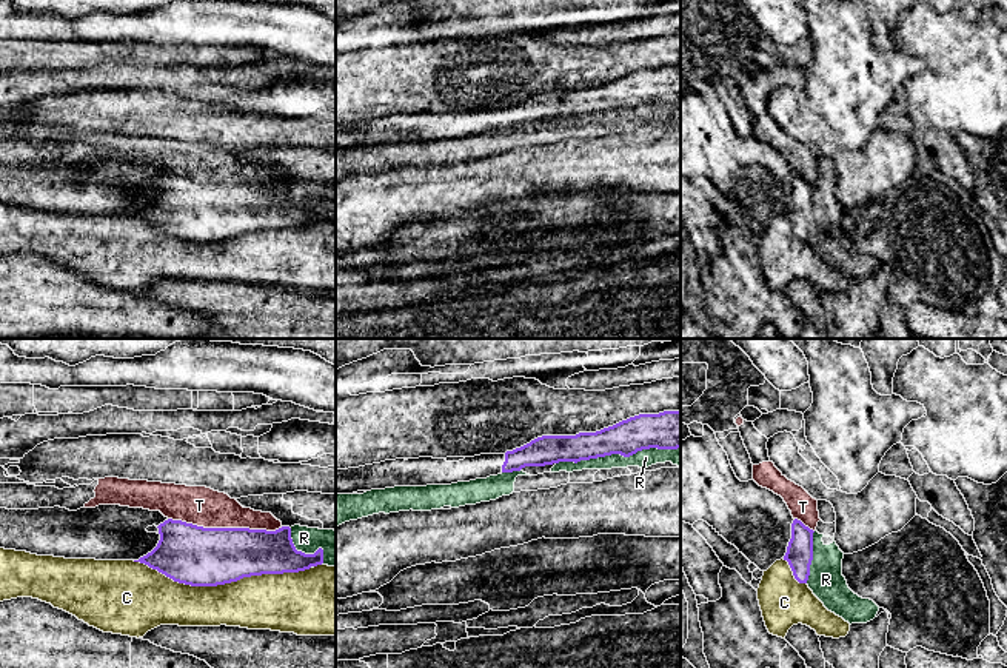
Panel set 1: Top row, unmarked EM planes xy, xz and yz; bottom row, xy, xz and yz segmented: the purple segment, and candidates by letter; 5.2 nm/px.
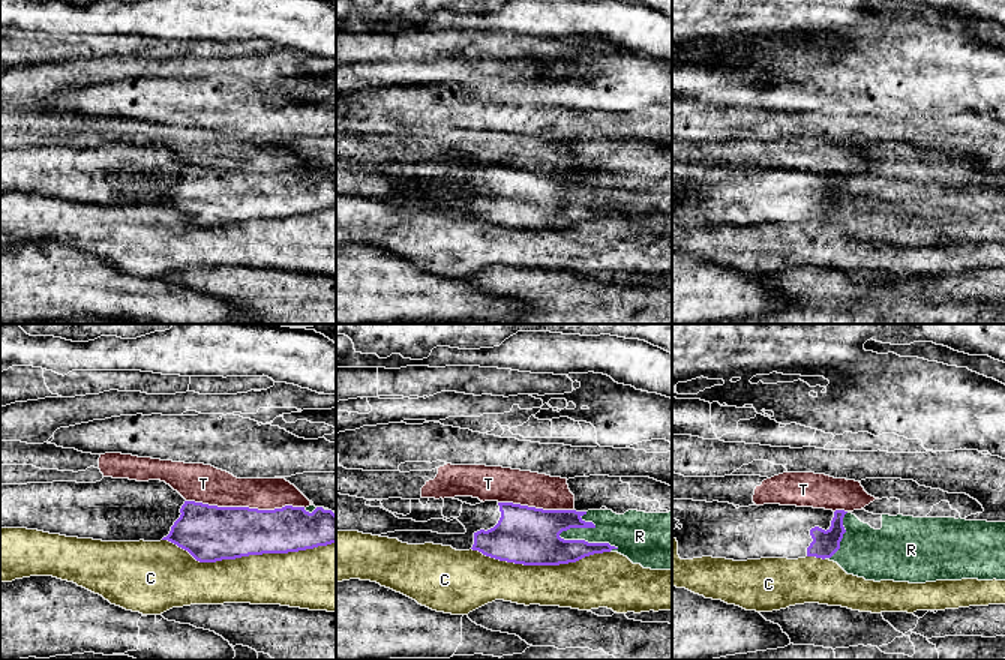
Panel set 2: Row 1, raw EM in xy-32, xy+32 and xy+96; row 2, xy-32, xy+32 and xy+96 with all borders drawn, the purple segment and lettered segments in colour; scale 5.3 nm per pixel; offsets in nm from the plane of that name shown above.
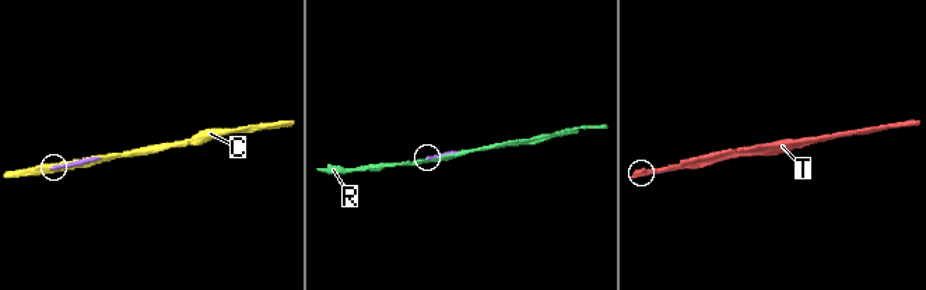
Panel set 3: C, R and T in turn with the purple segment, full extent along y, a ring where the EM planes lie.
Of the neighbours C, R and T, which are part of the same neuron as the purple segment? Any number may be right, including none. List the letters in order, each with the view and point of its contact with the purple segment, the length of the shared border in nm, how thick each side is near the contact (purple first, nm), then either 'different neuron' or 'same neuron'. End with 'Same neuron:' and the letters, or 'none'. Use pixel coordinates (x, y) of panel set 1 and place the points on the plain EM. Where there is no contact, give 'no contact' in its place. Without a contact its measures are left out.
C: contact xy (222, 239); length 950 nm; calibres 320 and 280 nm; different neuron
R: contact xz (618, 108); length 650 nm; calibres 190 and 90 nm; different neuron
T: contact xy (225, 183); length 600 nm; calibres 320 and 200 nm; different neuron
Same neuron: none

